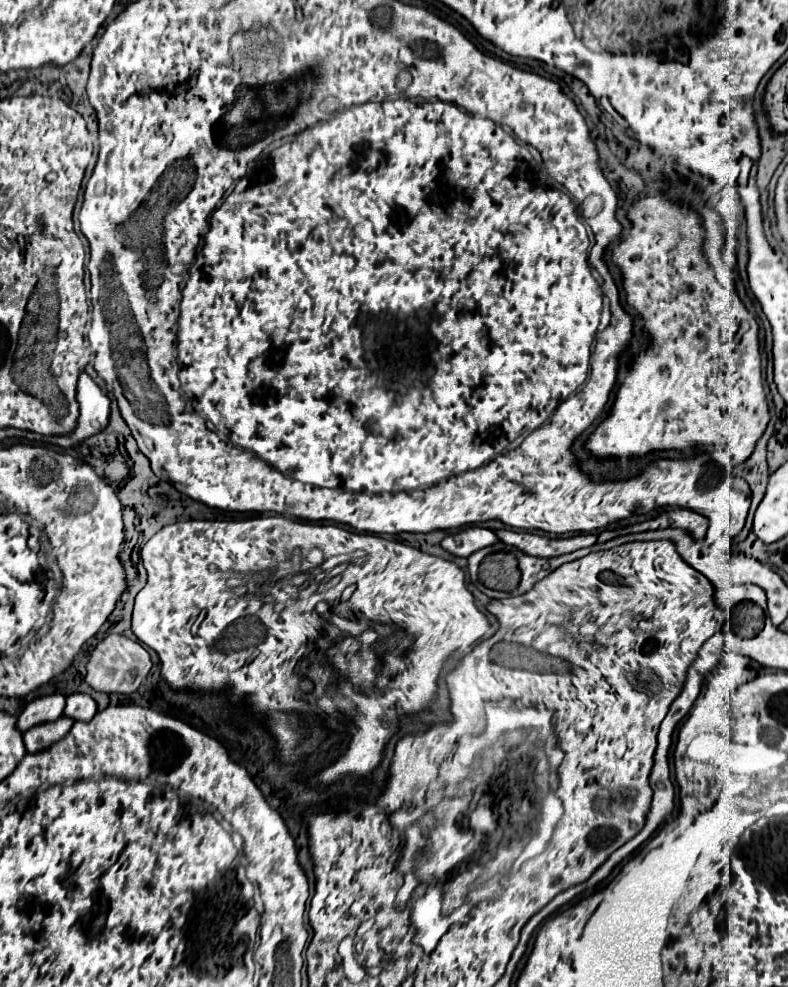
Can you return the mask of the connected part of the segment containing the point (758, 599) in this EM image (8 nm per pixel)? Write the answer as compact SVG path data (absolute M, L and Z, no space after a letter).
M753 584L751 588L747 588L745 599L760 606L764 611L767 611L766 593L762 588L759 588L759 586Z

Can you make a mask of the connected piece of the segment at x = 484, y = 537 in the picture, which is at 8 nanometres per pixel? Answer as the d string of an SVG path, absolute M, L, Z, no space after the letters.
M467 528L459 534L453 534L453 536L447 536L443 540L443 548L449 550L451 554L455 556L471 556L473 552L481 550L481 548L487 548L487 546L493 546L497 544L499 538L495 536L495 532L491 530L485 530L485 528Z

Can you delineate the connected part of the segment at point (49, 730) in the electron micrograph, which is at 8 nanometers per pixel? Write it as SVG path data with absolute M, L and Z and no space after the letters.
M61 716L59 720L55 720L55 724L45 724L45 728L31 728L31 732L23 734L23 742L29 754L39 752L39 750L47 750L51 744L55 744L57 740L61 740L73 726L73 720L67 716Z

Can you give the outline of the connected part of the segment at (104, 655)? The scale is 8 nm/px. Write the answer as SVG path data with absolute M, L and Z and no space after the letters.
M109 634L93 650L89 664L87 664L85 680L97 692L133 694L139 688L139 684L145 680L145 676L149 674L152 666L149 653L137 640L131 640L131 638L121 636L121 634Z

